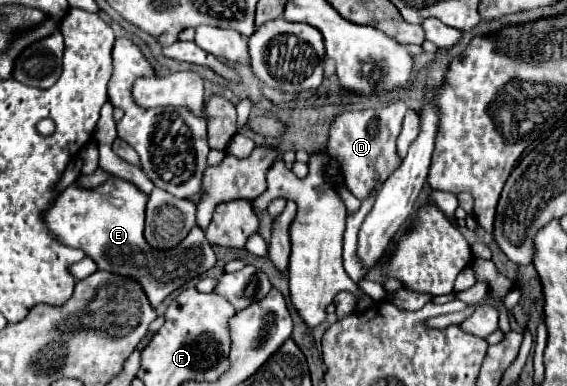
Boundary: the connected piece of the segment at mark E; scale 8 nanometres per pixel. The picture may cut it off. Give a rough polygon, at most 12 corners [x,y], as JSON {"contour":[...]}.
{"contour":[[118,176],[70,184],[46,226],[156,308],[210,270],[200,226],[174,250],[142,234],[148,196]]}

